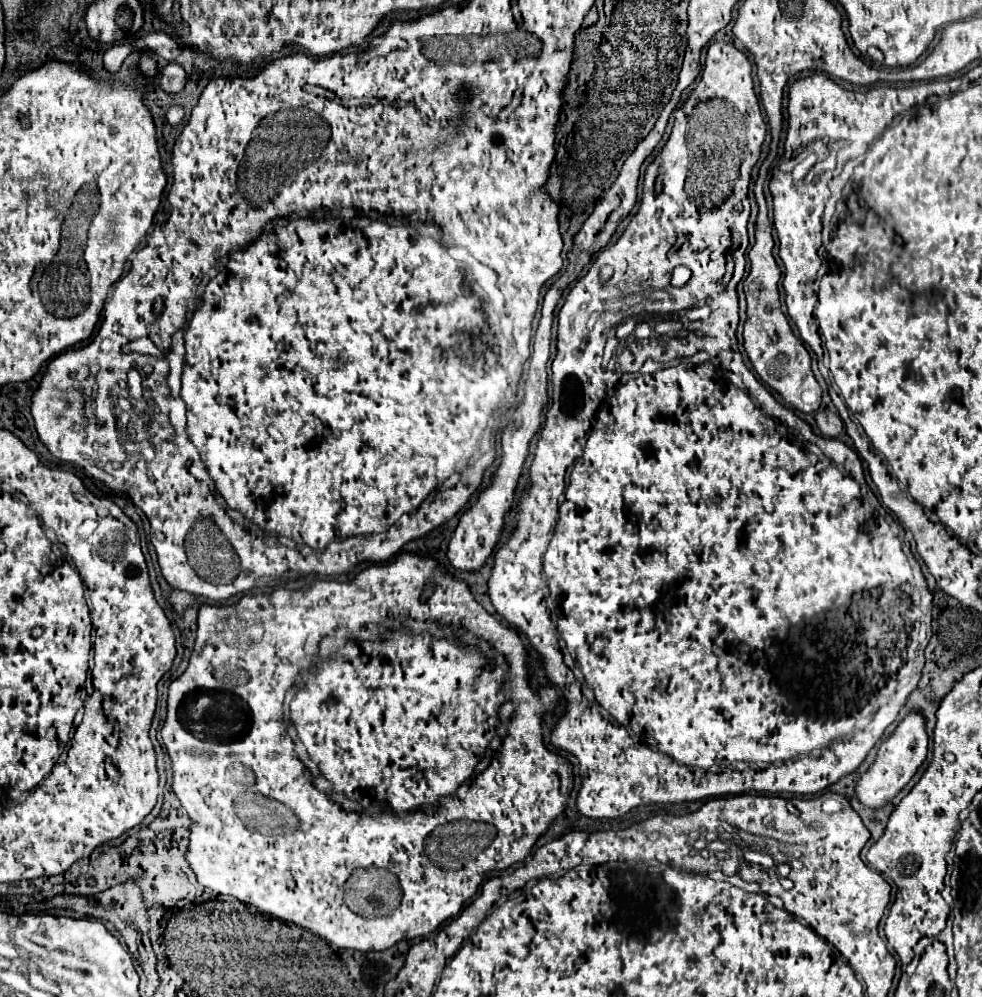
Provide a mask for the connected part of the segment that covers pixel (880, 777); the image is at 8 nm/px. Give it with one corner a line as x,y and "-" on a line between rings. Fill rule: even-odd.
910,712
894,730
894,734
884,740
878,748
874,764
860,776
856,782
856,798
866,806
866,808
882,808
886,806
902,788
904,784
916,774
920,764
926,760
928,753
928,735
924,728
924,718
918,712

